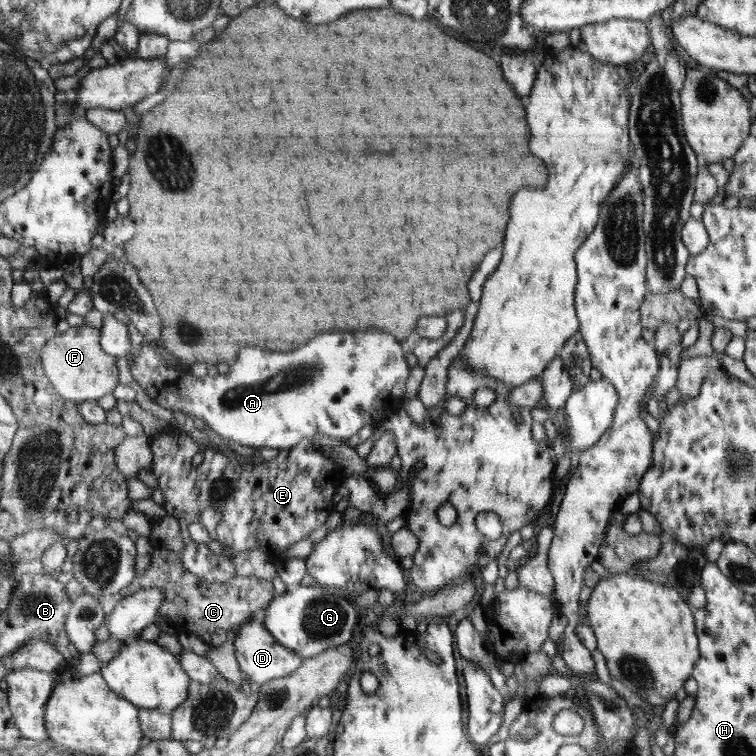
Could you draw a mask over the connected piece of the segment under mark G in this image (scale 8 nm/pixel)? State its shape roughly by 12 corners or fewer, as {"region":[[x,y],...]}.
{"region":[[322,585],[274,599],[262,621],[309,659],[355,638],[362,617]]}

